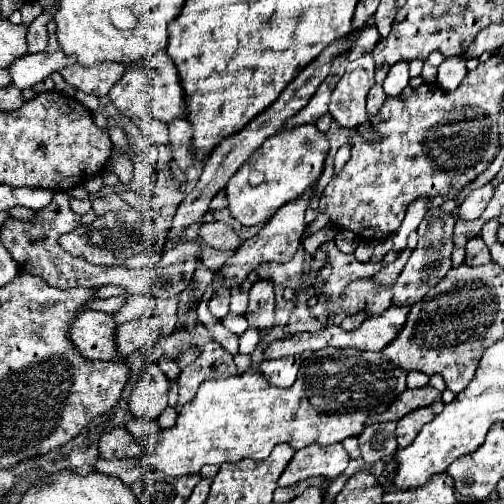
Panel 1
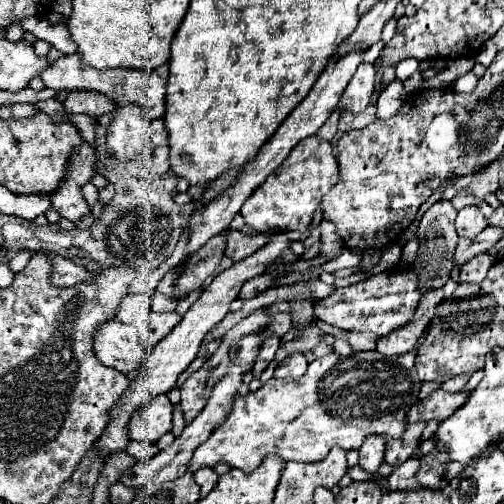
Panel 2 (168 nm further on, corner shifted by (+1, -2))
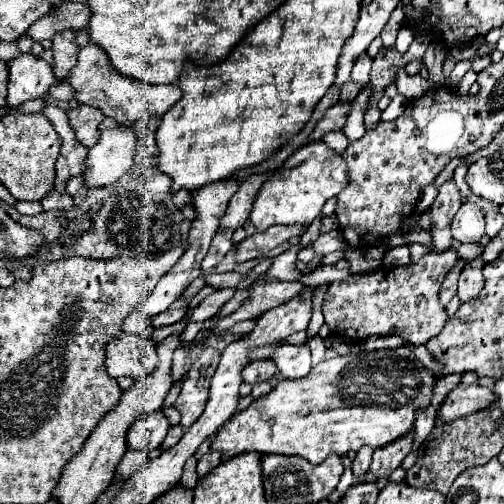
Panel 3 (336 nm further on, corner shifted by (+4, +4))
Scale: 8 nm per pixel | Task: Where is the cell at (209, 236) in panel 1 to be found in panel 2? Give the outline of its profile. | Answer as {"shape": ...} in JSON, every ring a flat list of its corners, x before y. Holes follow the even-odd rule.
{"shape":[[227,229,225,231,225,255,231,257,233,261,241,261,243,257,249,257,251,253,255,253,257,249,263,247,263,243,267,243,269,235,273,231,263,231,263,233,245,233,245,231,233,231]]}

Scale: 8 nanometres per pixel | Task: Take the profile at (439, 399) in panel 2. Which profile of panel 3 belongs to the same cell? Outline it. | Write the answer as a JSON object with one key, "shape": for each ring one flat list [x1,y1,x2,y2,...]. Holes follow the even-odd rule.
{"shape":[[458,385,442,403,438,417,442,421,454,421,458,417,482,411,486,405,494,403,496,395,480,385]]}

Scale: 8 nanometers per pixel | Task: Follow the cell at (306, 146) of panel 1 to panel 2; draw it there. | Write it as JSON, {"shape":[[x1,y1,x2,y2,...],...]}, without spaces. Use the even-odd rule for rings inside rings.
{"shape":[[311,135,299,141,281,167,271,173,243,203,241,215,249,227,255,231,269,231,269,229,299,229,305,231,313,219,315,209,321,203,321,197,339,181,339,165,333,157,333,147,329,141]]}

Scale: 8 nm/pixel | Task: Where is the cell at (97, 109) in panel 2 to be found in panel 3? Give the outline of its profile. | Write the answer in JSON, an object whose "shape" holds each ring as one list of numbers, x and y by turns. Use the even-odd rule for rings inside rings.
{"shape":[[78,105,76,109,68,111,68,119,70,119,70,127,74,129,74,135,80,145,84,145,88,149,92,145,96,145,96,141,100,137,98,125,102,123,104,113,92,109,90,105]]}

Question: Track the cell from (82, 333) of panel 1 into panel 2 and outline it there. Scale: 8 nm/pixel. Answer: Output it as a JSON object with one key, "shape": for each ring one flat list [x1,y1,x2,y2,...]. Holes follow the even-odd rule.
{"shape":[[119,321,101,323,93,337,93,351,105,367,121,373,135,371,147,361,149,351,141,345,137,329]]}

